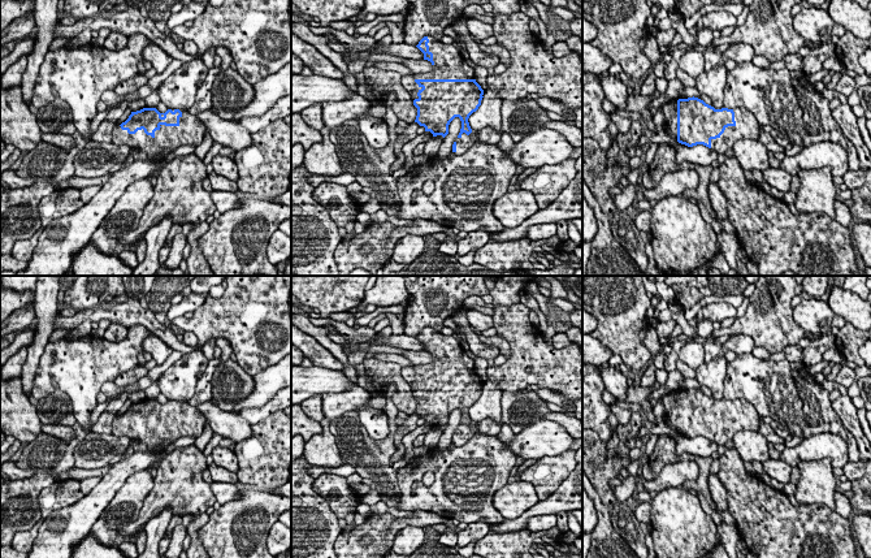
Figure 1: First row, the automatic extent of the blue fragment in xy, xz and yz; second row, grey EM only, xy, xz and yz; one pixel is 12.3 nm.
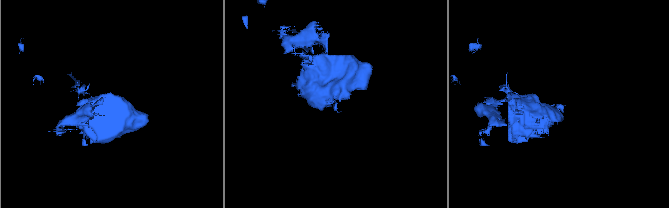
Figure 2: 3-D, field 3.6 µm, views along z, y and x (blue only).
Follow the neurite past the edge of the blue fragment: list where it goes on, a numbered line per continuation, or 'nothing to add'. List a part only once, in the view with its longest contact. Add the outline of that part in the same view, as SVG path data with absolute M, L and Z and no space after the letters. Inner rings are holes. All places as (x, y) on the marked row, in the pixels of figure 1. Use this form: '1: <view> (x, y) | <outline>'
1: xy (191, 130) | M181 111L178 126L165 126L155 131L155 137L147 135L144 130L138 130L135 134L129 134L120 125L114 125L112 130L112 143L126 144L130 148L136 148L147 155L148 159L157 157L166 151L173 151L179 146L198 147L205 134L205 125L198 116L190 114L188 111Z

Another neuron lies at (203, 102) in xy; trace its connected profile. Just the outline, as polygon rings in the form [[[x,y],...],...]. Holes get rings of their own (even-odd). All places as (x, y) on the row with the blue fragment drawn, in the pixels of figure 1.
[[[216,47],[216,55],[221,57],[221,65],[211,69],[199,87],[194,105],[188,109],[190,114],[198,116],[200,112],[212,109],[212,85],[216,75],[230,68],[233,56],[226,47]]]

